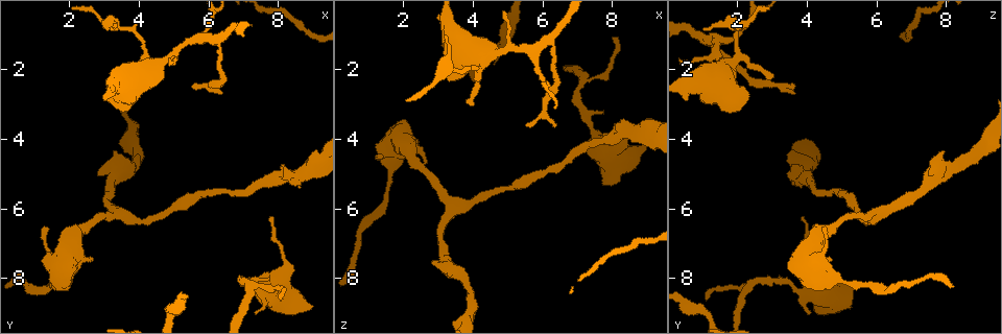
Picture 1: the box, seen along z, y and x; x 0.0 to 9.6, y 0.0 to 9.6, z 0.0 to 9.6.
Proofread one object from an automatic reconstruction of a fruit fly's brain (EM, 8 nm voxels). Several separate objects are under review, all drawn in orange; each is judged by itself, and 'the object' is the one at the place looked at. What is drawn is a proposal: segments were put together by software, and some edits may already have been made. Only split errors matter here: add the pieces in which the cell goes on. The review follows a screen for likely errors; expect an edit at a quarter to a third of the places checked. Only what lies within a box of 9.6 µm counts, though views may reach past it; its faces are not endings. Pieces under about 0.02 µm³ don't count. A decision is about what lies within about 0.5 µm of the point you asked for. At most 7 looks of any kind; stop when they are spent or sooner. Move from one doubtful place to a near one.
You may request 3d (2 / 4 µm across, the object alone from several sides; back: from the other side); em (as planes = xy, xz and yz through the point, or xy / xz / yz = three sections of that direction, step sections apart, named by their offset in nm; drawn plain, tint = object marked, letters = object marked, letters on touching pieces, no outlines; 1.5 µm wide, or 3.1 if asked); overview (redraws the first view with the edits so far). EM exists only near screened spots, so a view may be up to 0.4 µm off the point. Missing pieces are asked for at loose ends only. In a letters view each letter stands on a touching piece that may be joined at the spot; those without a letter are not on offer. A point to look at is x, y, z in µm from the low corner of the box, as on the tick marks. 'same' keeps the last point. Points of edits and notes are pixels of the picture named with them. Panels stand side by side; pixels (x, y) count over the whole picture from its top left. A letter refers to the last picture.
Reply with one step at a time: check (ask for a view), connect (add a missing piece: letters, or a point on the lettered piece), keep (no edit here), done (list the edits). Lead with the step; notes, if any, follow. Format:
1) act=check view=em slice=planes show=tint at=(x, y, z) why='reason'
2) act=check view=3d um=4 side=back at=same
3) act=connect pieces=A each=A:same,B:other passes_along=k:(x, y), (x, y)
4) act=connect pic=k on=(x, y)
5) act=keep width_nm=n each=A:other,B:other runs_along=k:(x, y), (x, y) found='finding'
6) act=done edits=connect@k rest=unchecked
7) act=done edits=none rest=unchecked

act=check view=em slice=xz step=8 show=letters at=(3.85, 2.20, 3.00) why='tapers out'

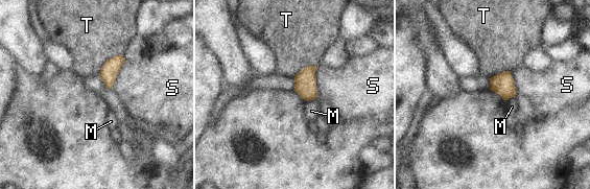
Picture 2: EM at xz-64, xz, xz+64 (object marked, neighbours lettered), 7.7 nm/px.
act=check view=em slice=planes show=letters at=same why='cut it another way'

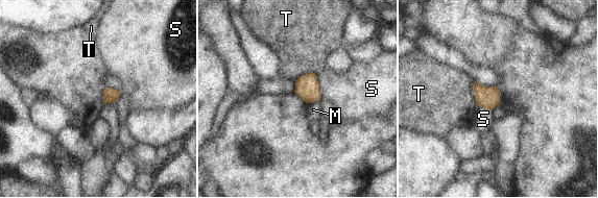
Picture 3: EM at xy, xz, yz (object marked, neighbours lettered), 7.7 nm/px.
act=keep each=M:other,S:other,T:other border=3:(318, 100), (308, 103) found='none of them fits'

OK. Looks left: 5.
act=check view=3d um=2 at=(7.35, 9.05, 4.10) why='free end'

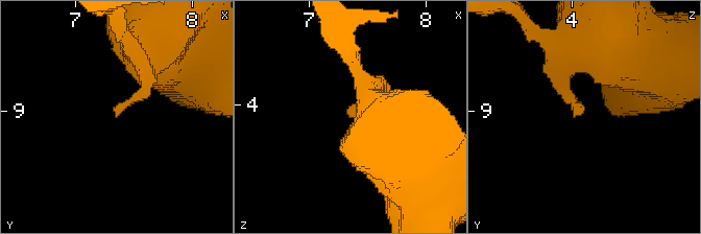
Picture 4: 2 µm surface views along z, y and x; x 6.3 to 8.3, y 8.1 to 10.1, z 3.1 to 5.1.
act=check view=em slice=planes show=letters at=(7.34, 9.00, 4.06)

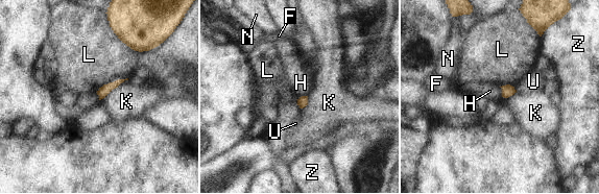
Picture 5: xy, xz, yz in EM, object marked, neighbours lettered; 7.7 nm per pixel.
act=keep longest_contact=L:420nm each=F:other,H:other,K:other,L:other,N:other,U:other,Z:other found='none of them fits'

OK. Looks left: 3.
act=check view=3d um=2 side=back at=(8.00, 8.60, 1.05) why='branch stops here'

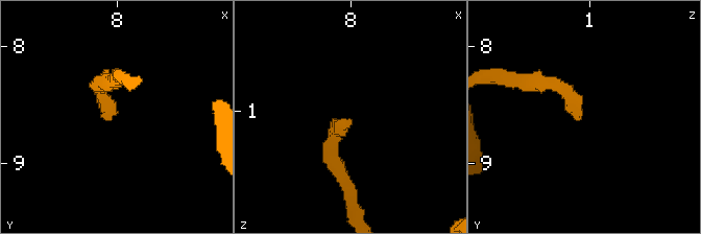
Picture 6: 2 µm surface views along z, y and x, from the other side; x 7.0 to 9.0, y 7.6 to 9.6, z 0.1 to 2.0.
act=check view=em slice=yz step=8 show=tint at=(7.98, 8.56, 1.06) why='need the tissue'

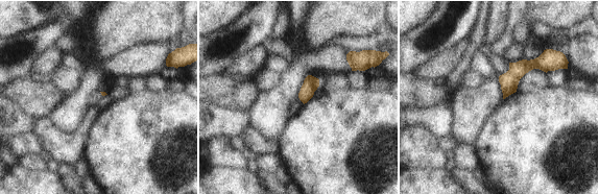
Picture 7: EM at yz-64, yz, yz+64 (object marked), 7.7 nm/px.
act=check view=em slice=xy step=8 show=letters at=same

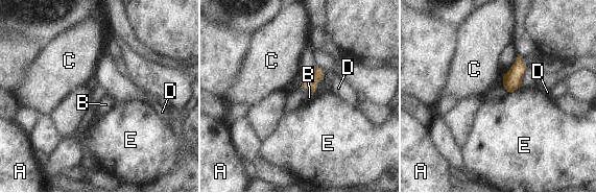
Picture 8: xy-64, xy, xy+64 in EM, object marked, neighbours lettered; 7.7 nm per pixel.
act=keep width_nm=80 each=A:other,B:other,C:other,D:other,E:other border=8:(309, 93), (313, 95) found='none of them fits'

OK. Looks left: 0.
act=done edits=none rest=unchecked

